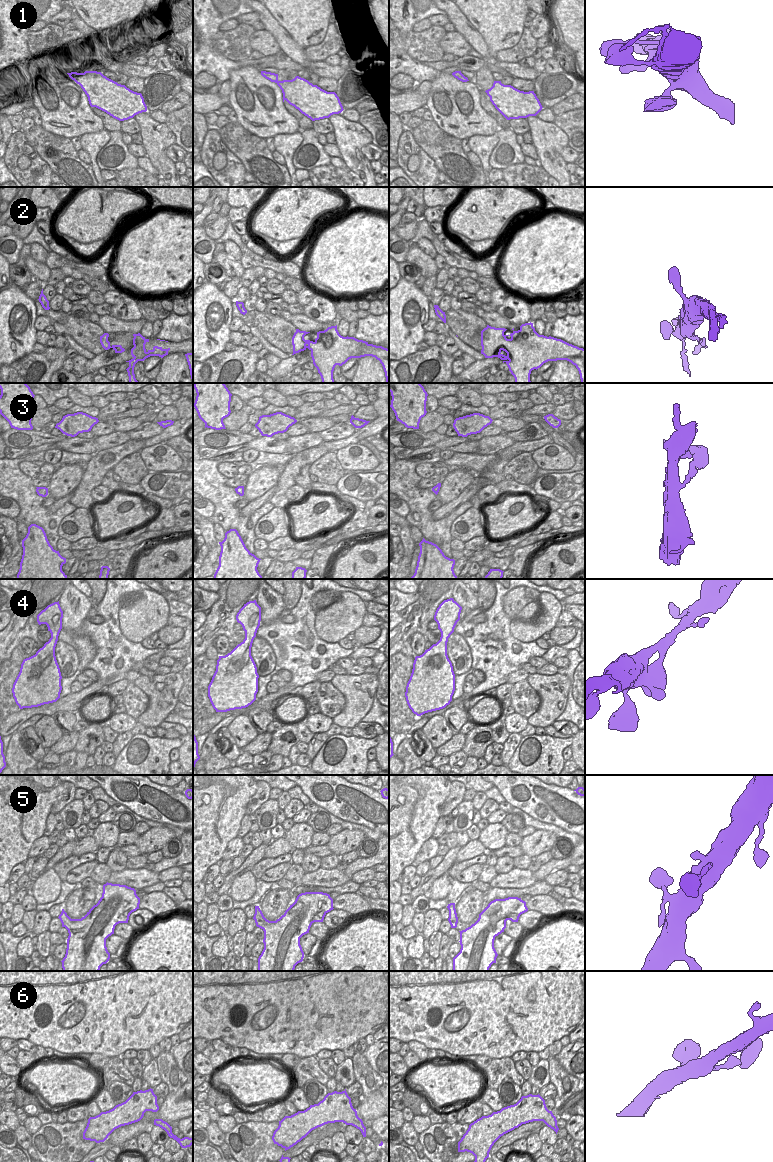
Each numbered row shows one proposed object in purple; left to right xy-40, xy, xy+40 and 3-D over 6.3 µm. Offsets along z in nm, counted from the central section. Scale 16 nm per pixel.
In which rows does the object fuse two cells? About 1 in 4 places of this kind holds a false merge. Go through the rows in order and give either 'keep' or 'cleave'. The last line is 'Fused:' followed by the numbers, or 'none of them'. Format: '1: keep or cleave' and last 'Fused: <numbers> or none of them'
1: keep
2: keep
3: keep
4: keep
5: keep
6: keep
Fused: none of them

